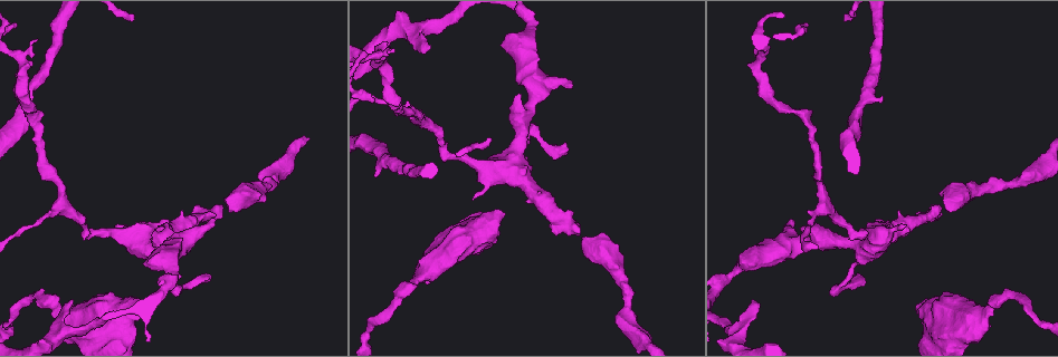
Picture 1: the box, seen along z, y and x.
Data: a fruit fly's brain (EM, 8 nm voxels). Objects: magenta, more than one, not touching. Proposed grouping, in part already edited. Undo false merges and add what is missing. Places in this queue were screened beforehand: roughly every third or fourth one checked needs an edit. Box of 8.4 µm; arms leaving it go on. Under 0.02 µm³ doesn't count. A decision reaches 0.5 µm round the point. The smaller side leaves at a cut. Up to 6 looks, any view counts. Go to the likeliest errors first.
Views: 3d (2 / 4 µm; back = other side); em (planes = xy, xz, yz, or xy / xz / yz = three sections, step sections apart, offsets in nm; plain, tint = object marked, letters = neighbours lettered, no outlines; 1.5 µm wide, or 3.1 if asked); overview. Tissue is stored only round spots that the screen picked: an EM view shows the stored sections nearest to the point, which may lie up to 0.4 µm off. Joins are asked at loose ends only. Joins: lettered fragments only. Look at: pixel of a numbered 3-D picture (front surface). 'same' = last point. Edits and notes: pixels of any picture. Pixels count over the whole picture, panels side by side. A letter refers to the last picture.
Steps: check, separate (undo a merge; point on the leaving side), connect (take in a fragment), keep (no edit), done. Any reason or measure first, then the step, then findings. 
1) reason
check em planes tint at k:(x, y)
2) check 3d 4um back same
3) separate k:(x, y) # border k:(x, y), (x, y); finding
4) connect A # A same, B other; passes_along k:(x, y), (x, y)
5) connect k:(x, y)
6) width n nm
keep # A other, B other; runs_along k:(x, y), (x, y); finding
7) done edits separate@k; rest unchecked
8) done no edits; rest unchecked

check em planes letters at 1:(881, 96)

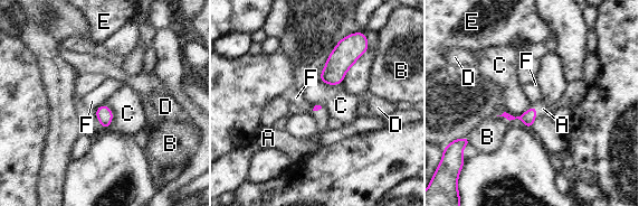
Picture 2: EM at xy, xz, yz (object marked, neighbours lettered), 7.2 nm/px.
longest_contact C 200 nm
connect A # A same, B other, C other, D other, E other, F other; passes_along 2:(527, 118), (535, 112), (543, 109); the cell continues

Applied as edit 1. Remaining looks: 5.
see it whole again
check overview

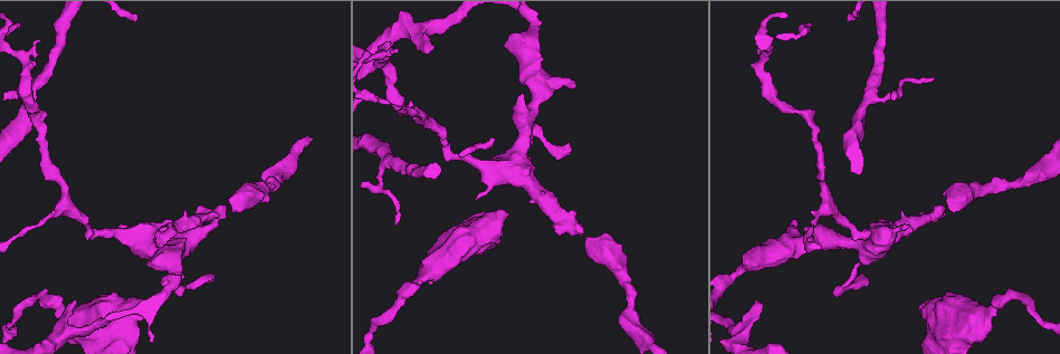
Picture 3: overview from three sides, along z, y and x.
free end
check em yz step 4 tint at 3:(907, 226)

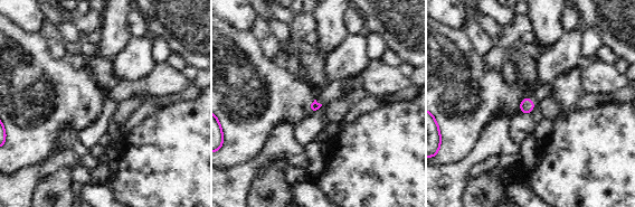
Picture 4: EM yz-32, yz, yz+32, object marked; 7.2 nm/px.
what lies round it
check em yz step 4 letters same

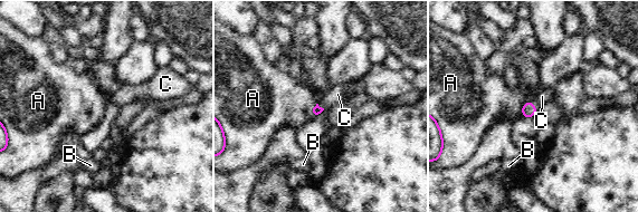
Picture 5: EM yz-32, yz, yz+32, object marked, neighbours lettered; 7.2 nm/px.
connect C # A other, B other, C same; passes_along 5:(316, 109), (321, 107), (337, 94); it goes on there

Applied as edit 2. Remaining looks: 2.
thick turns thin
check em yz step 8 tint at 3:(930, 310)

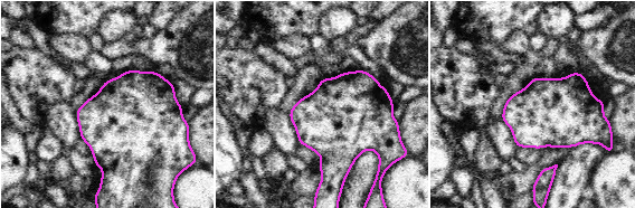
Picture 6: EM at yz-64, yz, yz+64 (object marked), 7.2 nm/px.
another direction
check em planes letters same

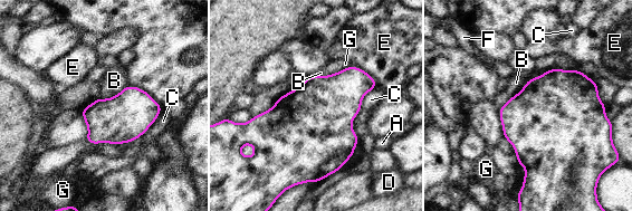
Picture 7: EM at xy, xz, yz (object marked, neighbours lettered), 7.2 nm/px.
keep # A other, B other, C other, D other, E other, F other, G other; border 7:(533, 77), (527, 82); continuous, no second cell

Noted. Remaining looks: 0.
done edits connect@2, connect@5; rest unchecked

